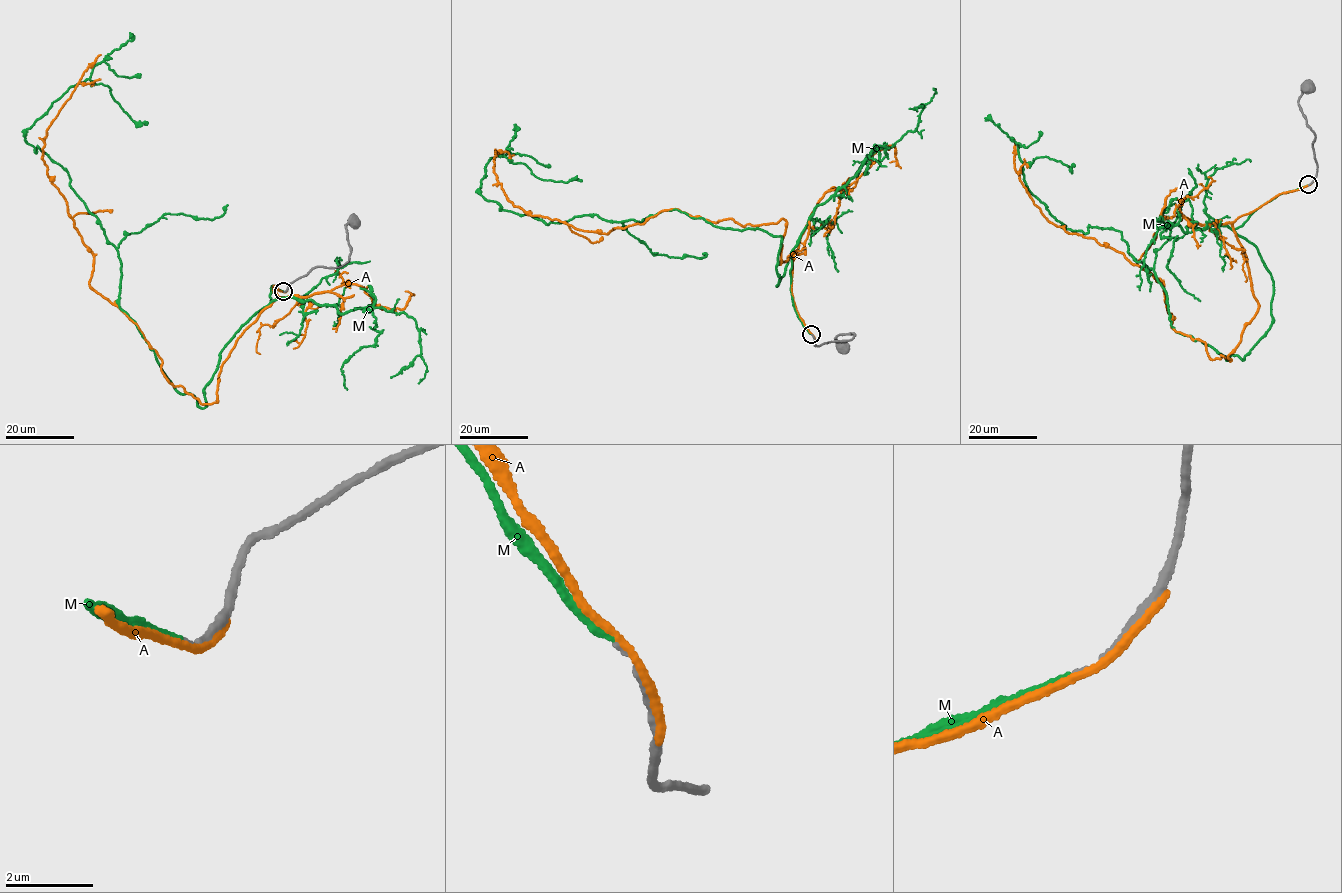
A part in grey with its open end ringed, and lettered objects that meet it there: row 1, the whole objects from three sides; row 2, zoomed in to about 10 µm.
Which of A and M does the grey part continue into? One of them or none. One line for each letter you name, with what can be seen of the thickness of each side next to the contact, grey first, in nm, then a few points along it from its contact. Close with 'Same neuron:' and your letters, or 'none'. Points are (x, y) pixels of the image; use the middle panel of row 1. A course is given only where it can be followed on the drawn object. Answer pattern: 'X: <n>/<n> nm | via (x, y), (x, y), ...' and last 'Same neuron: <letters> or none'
M: 120/180 nm | via (811, 334), (792, 254), (776, 285), (780, 236), (675, 209), (548, 224), (479, 193), (492, 158), (581, 180)
Same neuron: M

